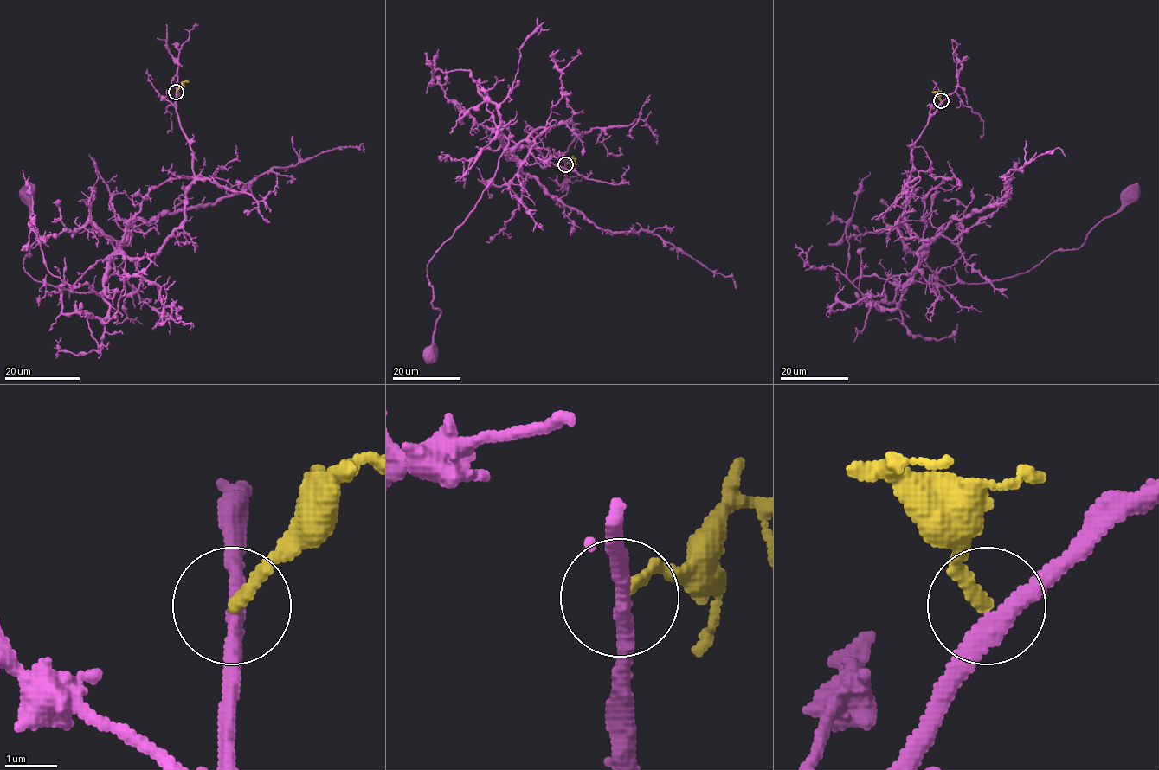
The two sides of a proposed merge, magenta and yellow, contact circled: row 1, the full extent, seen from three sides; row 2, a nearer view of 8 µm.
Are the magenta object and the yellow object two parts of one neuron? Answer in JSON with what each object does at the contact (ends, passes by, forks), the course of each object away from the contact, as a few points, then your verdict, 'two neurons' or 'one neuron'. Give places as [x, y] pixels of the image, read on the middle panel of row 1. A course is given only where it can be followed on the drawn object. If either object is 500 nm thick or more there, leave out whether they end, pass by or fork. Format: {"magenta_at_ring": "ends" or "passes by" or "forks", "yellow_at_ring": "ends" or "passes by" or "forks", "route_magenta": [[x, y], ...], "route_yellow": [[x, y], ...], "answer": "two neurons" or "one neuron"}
{"magenta_at_ring": "passes by", "yellow_at_ring": "ends", "route_magenta": [[564, 164], [582, 132], [569, 123], [508, 148], [501, 130], [492, 181], [428, 265], [441, 312], [431, 352]], "route_yellow": [[564, 164], [573, 158], [576, 164]], "answer": "two neurons"}

